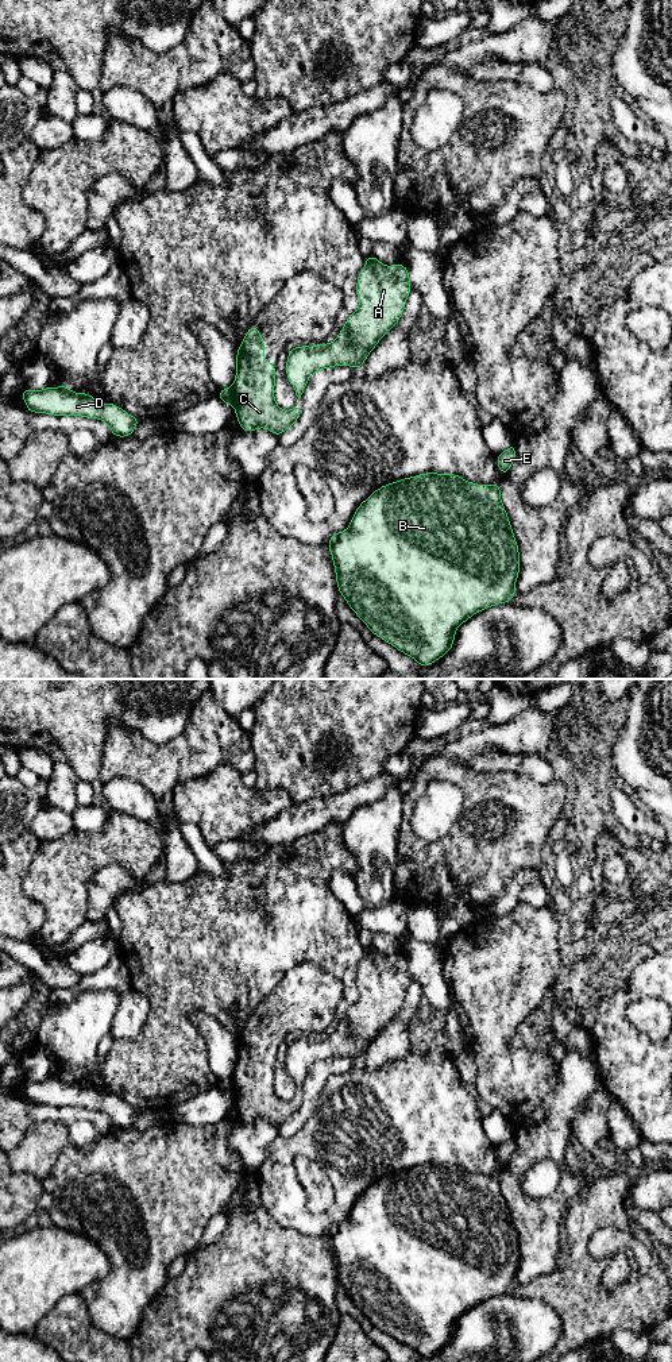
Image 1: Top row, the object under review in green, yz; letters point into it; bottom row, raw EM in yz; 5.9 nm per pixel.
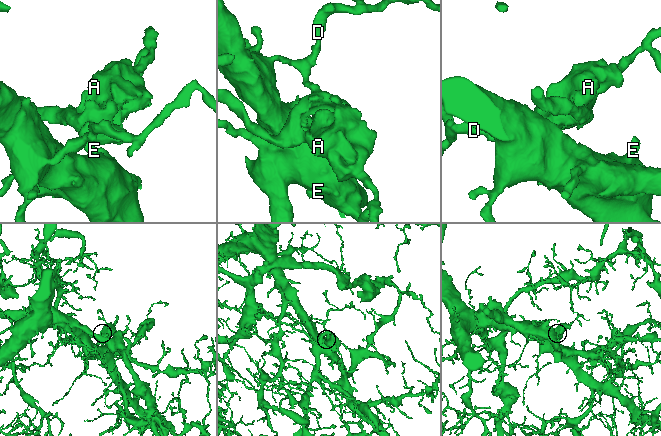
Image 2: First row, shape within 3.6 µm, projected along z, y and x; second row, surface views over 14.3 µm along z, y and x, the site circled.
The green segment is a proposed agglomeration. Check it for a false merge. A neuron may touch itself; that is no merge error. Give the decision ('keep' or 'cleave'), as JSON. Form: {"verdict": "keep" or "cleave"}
{"verdict": "cleave"}

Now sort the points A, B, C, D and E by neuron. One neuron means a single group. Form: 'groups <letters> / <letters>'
groups A C / B D E

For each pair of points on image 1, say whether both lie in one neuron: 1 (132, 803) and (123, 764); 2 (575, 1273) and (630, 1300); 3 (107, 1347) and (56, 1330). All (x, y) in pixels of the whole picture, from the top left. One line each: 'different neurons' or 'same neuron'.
1: different neurons
2: same neuron
3: same neuron

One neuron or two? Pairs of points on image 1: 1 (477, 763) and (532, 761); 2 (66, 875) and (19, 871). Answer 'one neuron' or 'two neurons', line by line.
1: one neuron
2: two neurons

